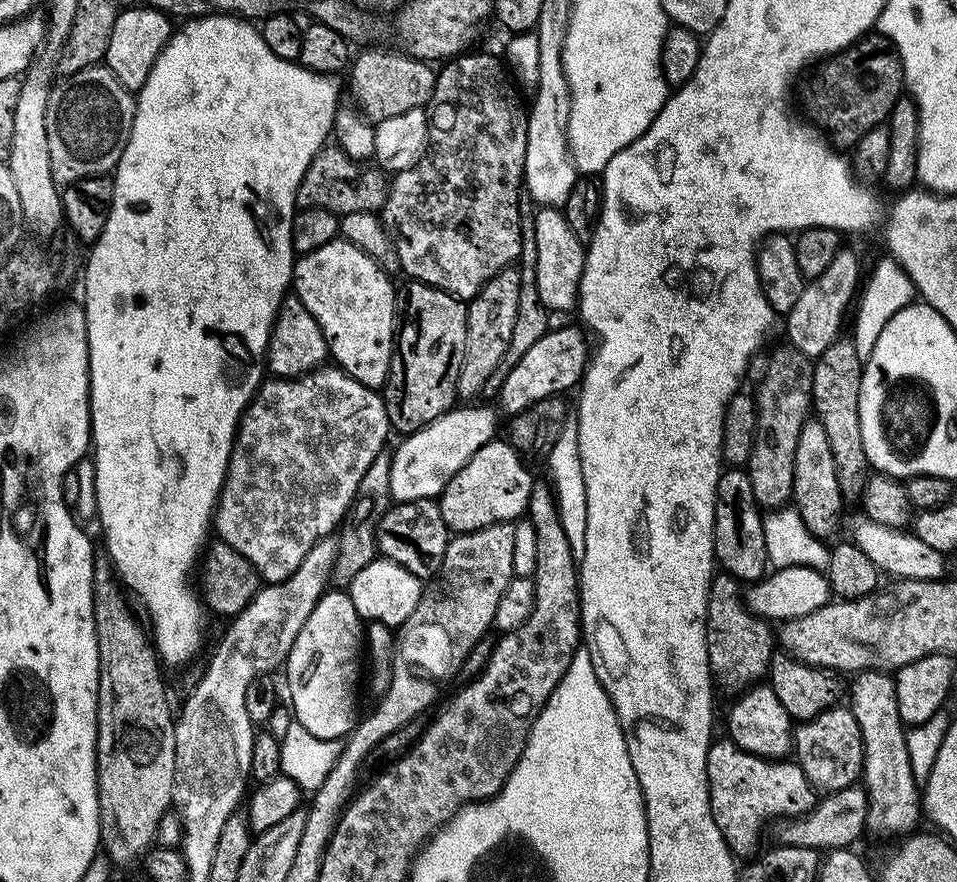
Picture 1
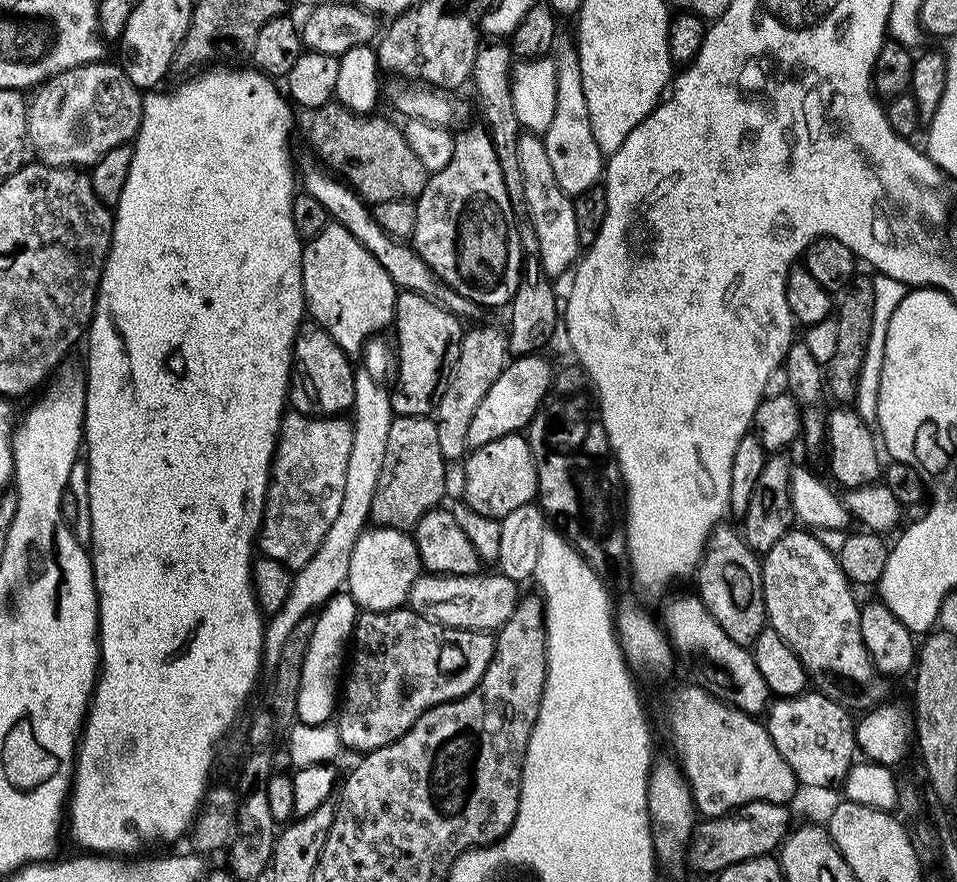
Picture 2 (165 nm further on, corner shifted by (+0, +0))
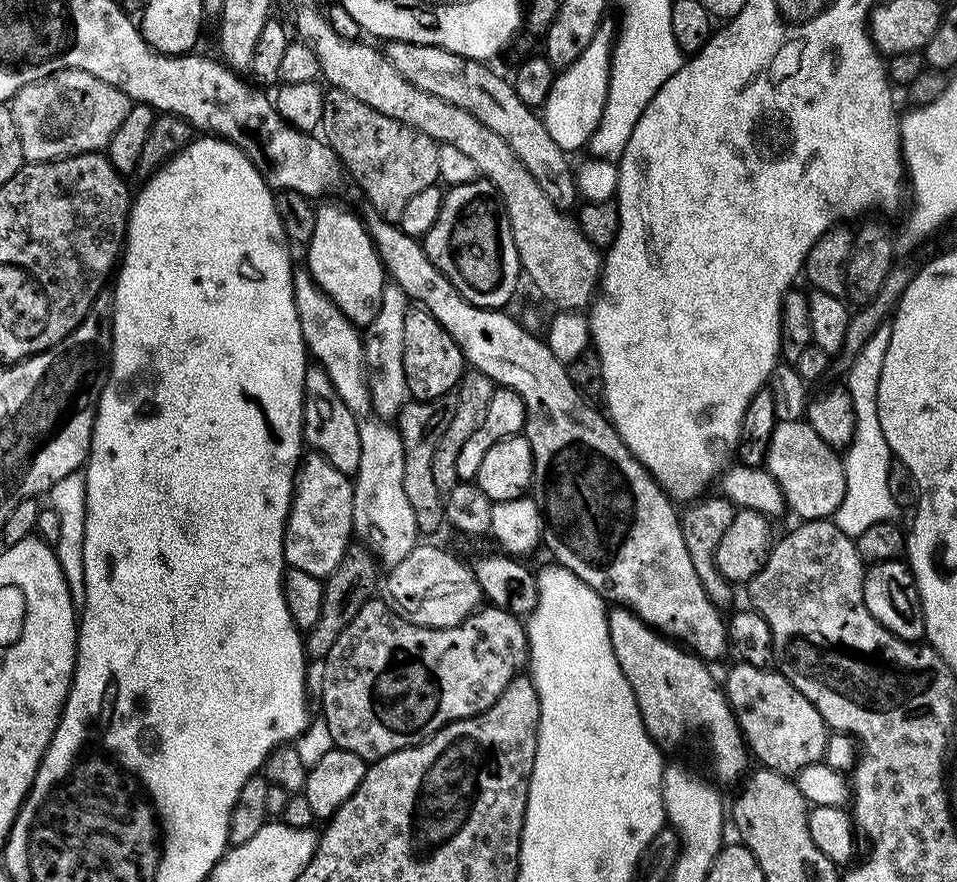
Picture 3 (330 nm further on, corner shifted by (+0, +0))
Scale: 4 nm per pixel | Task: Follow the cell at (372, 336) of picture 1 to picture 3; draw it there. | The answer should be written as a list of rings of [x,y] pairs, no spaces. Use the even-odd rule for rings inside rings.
[[[332,202],[321,203],[316,210],[314,238],[310,238],[306,246],[306,271],[312,275],[312,281],[332,299],[334,306],[346,314],[350,323],[367,326],[372,323],[374,314],[378,314],[378,306],[382,302],[382,290],[386,283],[384,264],[363,219],[340,204],[328,203]]]

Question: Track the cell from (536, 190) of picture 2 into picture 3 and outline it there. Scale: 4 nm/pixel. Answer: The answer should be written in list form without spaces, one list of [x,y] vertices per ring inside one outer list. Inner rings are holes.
[[[389,40],[382,51],[406,82],[474,114],[482,126],[490,126],[490,130],[494,130],[494,134],[498,134],[498,138],[506,141],[510,150],[518,154],[522,166],[534,174],[534,182],[542,186],[543,193],[550,202],[554,202],[554,206],[568,210],[572,203],[577,203],[576,174],[573,162],[568,161],[571,160],[569,153],[554,143],[543,119],[528,108],[522,98],[518,98],[507,79],[503,80],[498,73],[491,72],[487,63],[459,56],[436,44],[415,44],[405,40]]]

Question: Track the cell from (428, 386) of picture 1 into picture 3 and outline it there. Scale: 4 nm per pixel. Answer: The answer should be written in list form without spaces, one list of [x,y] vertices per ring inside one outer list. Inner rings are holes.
[[[419,306],[409,307],[406,314],[404,365],[408,394],[414,400],[433,400],[449,395],[459,385],[466,371],[465,358],[454,338],[450,338],[444,327],[425,308]]]

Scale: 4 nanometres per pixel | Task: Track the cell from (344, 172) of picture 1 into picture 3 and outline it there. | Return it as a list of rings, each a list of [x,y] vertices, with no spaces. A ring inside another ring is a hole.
[[[329,87],[325,91],[320,128],[323,139],[340,159],[343,171],[352,175],[367,203],[385,220],[399,221],[406,202],[418,190],[431,188],[439,181],[440,145],[436,141],[394,118],[386,118],[386,114],[378,114],[378,110],[358,102],[358,98],[350,98],[342,90]]]

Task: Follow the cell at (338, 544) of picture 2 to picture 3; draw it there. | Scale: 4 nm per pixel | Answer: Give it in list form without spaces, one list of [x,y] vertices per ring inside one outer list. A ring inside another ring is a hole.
[[[385,283],[378,314],[367,325],[364,340],[364,370],[368,378],[368,393],[372,399],[372,412],[388,422],[399,416],[402,406],[410,397],[404,365],[404,339],[406,338],[406,314],[410,307],[407,294],[394,283]]]

